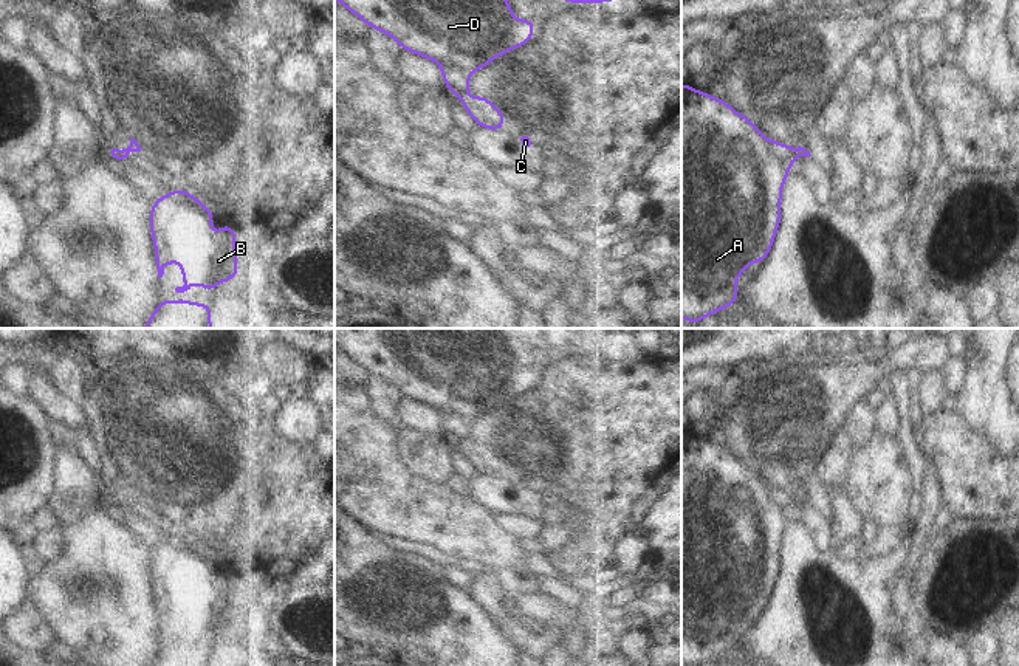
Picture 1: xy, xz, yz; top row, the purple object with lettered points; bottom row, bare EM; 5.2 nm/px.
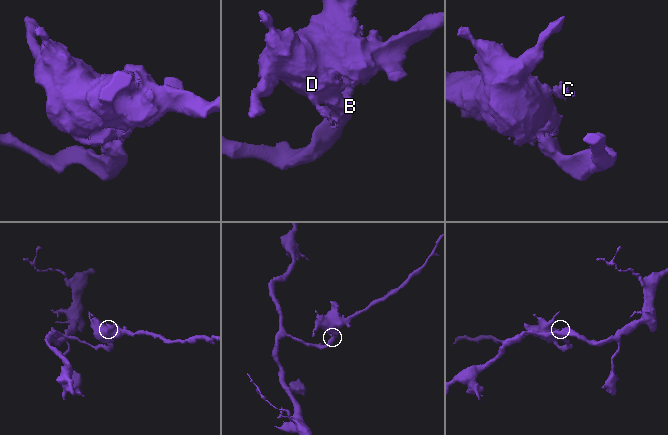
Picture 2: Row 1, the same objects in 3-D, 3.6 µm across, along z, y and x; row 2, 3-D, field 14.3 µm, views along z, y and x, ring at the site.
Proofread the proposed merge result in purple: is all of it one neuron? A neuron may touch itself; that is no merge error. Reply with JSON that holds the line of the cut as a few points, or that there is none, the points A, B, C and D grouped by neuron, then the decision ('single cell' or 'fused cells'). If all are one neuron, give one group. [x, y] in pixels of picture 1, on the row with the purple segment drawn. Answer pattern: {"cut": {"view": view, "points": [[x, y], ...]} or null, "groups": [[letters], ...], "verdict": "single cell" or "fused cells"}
{"cut": {"view": "xz", "points": [[460, 96], [465, 98]]}, "groups": [["A", "B", "D"], ["C"]], "verdict": "fused cells"}

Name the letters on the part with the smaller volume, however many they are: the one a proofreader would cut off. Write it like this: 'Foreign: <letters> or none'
Foreign: C

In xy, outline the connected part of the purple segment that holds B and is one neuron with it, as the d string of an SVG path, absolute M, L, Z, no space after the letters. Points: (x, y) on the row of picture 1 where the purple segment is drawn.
M180 186L173 192L167 192L161 198L152 200L152 203L149 228L155 248L158 277L163 277L167 263L180 262L180 271L186 283L177 287L177 293L184 293L200 282L201 287L212 294L218 283L226 283L240 274L235 251L237 231L226 221L221 221L221 231L214 234L211 221L217 214L204 206L198 197L190 195Z

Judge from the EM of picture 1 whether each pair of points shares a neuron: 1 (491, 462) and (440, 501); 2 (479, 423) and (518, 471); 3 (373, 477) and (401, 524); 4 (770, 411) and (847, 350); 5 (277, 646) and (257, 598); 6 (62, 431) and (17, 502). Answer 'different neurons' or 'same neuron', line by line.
1: different neurons
2: same neuron
3: same neuron
4: same neuron
5: same neuron
6: different neurons

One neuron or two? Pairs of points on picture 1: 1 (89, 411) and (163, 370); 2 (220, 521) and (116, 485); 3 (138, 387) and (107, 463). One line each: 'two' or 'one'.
1: one
2: one
3: one

